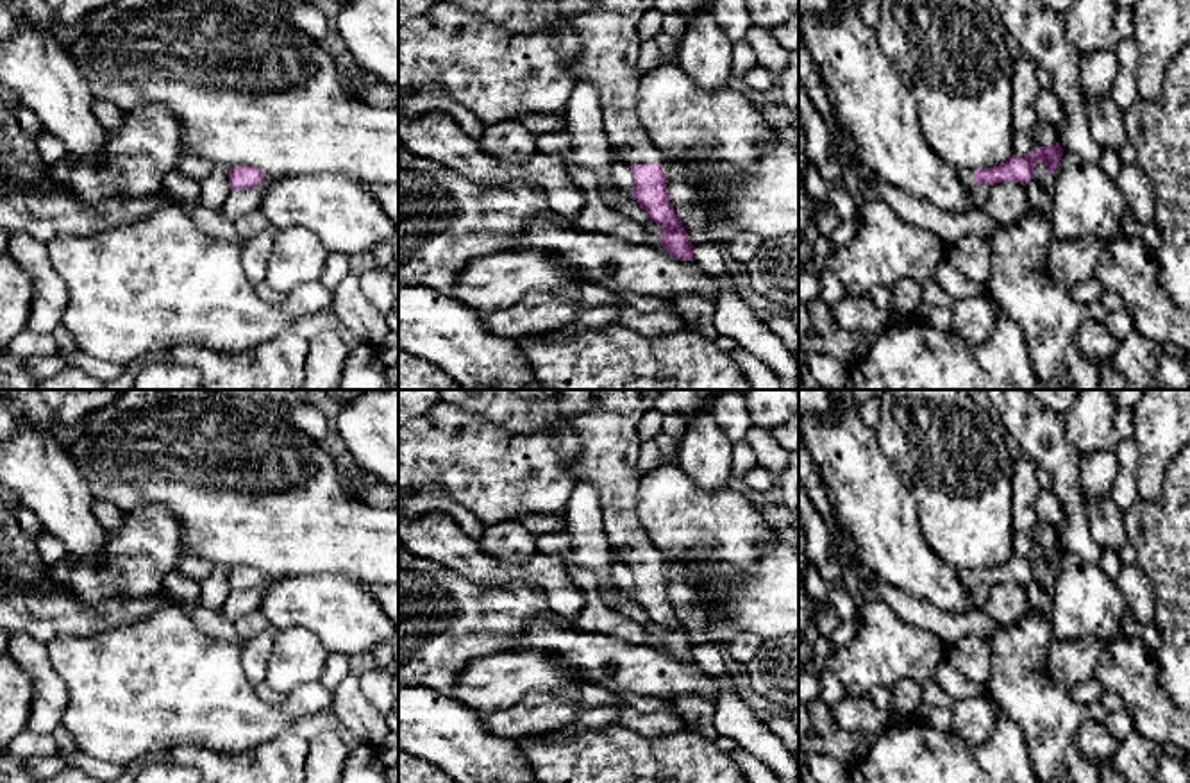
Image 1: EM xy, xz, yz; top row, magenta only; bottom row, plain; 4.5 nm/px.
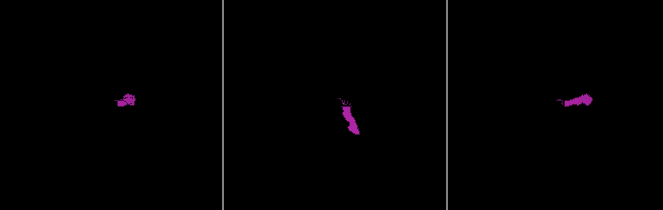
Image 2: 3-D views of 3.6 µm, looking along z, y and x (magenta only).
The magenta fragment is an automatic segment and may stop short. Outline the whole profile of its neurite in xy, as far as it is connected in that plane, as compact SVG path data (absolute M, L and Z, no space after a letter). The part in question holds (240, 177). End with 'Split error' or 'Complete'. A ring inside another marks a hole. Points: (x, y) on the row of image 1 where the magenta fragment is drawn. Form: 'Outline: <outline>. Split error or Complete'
Outline: M234 166L229 172L230 189L250 189L264 181L264 175L257 168Z. Complete

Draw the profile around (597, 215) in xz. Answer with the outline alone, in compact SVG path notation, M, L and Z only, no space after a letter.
M590 193L586 206L570 223L574 229L649 245L656 241L641 223L613 209L599 193Z

